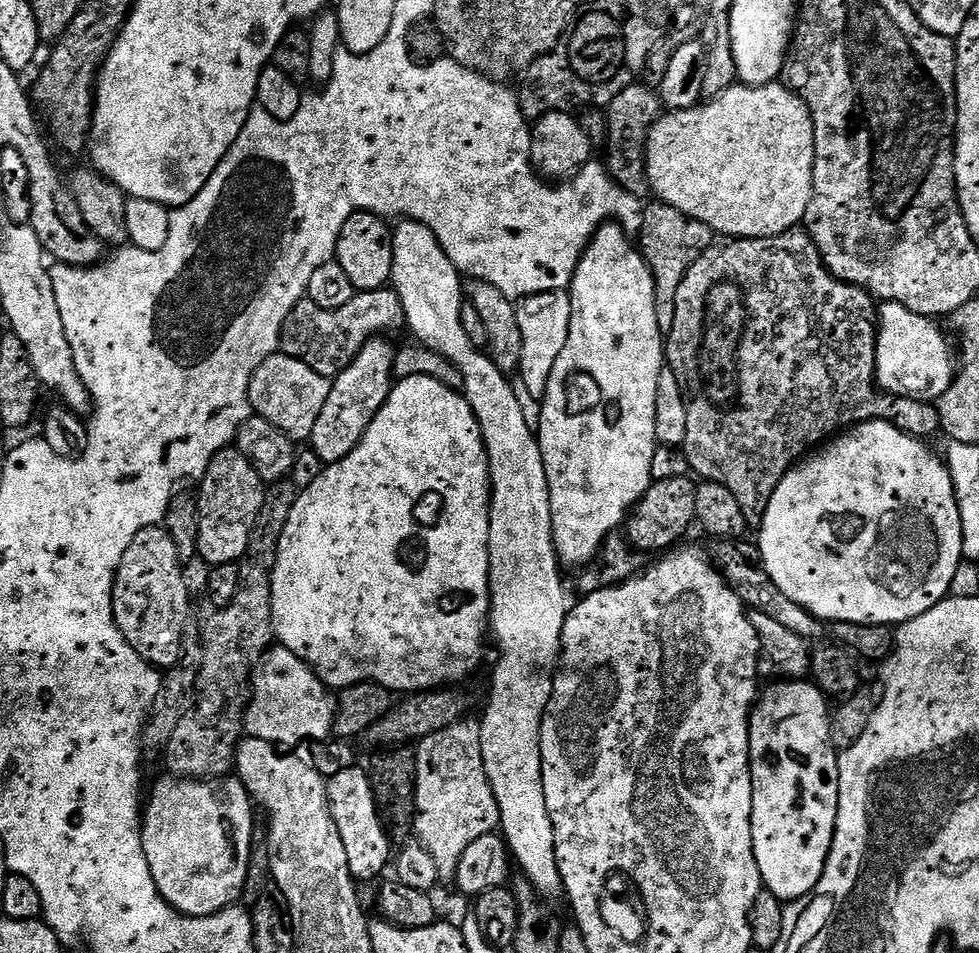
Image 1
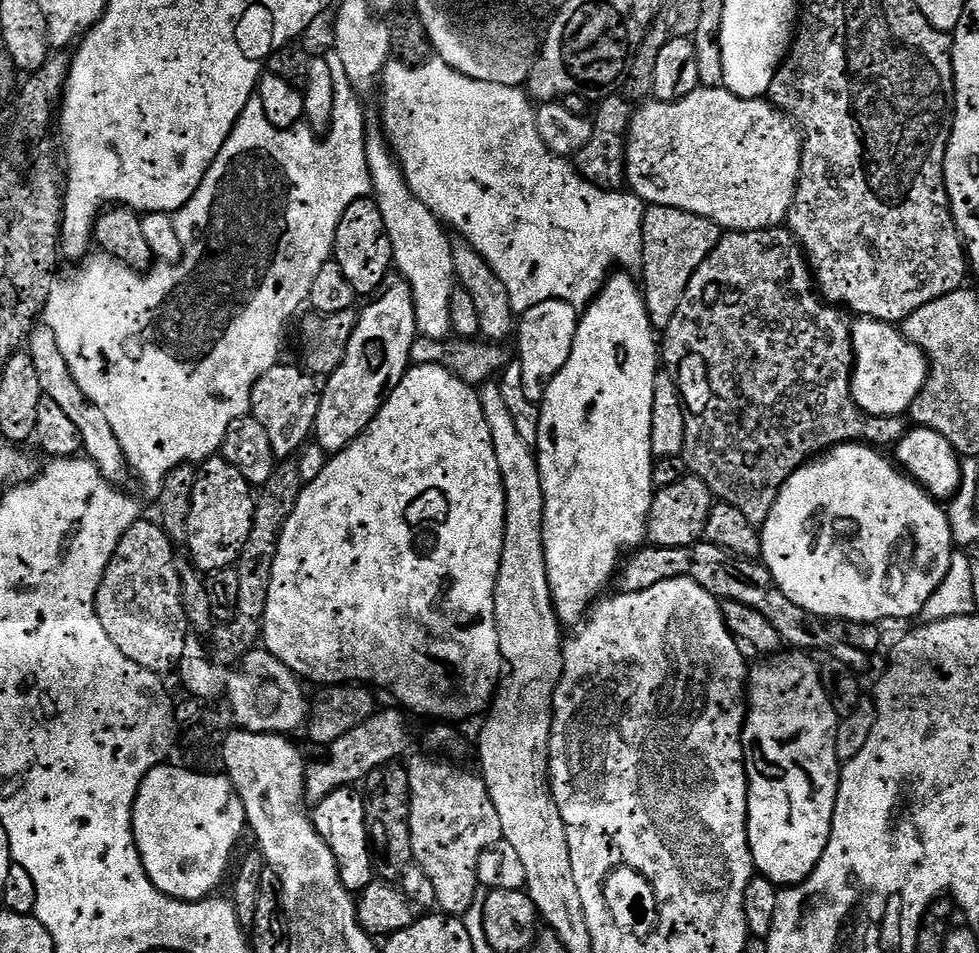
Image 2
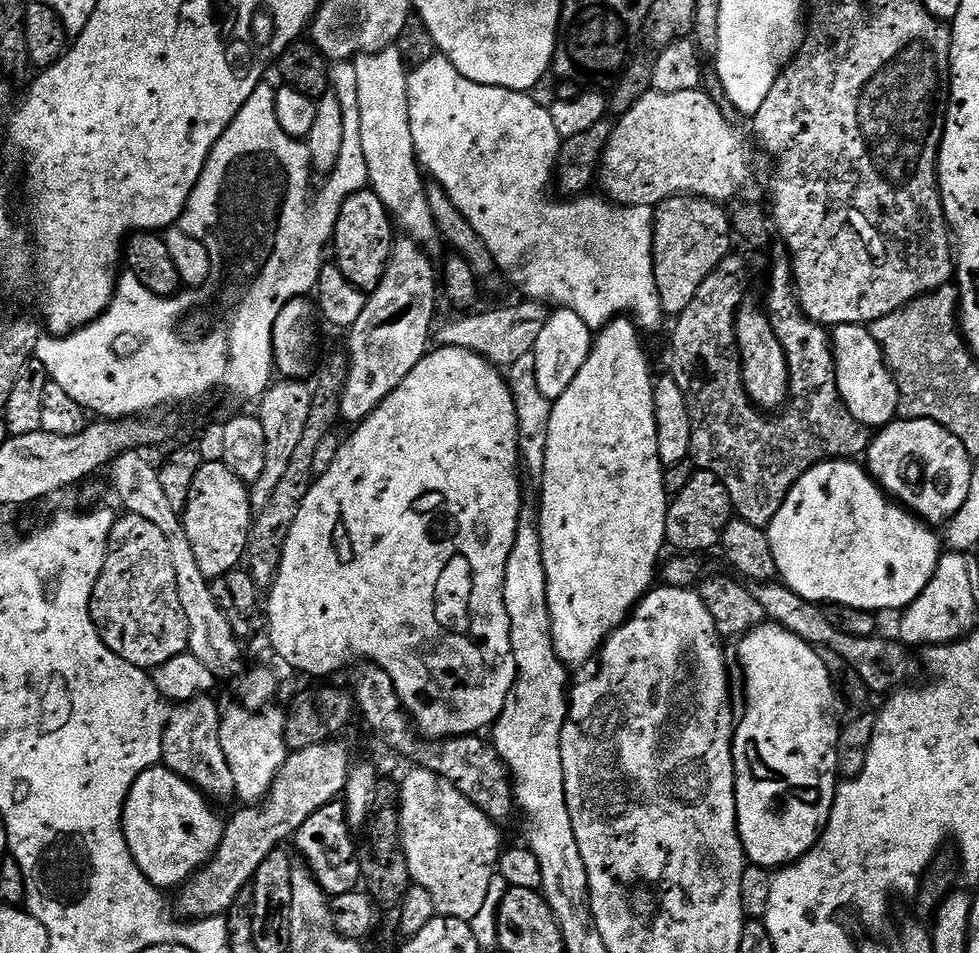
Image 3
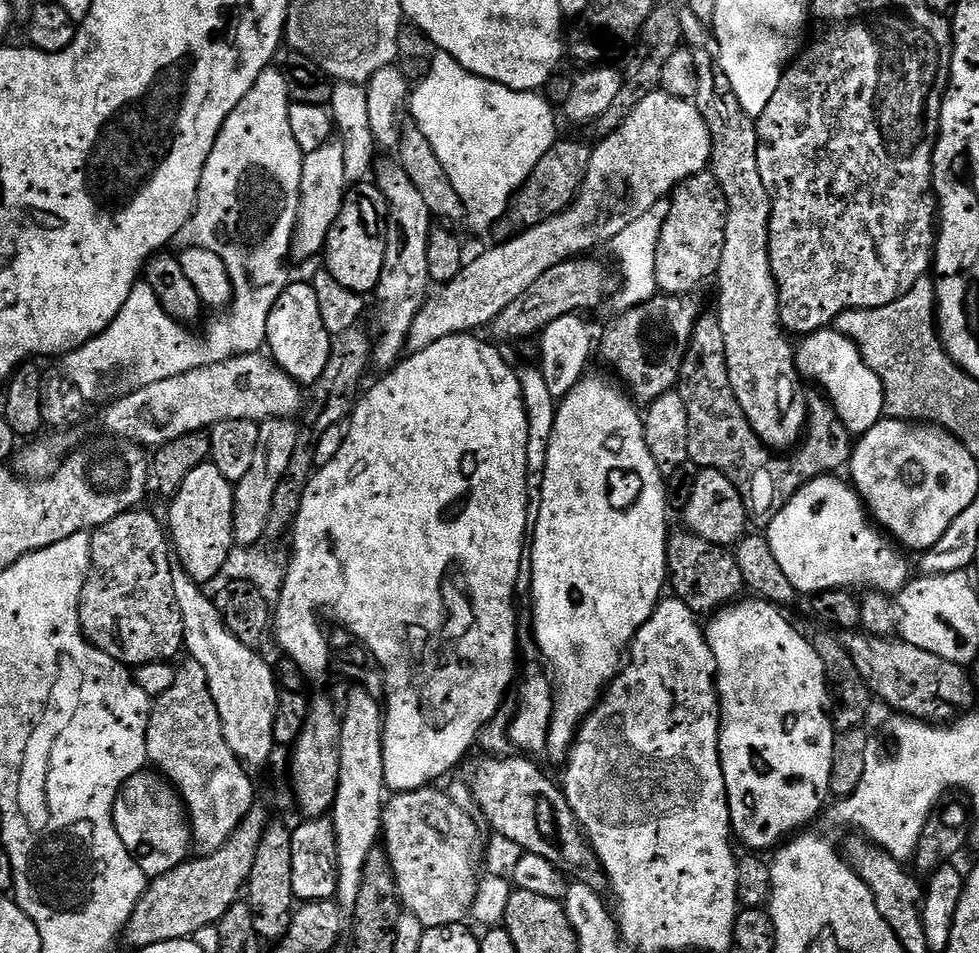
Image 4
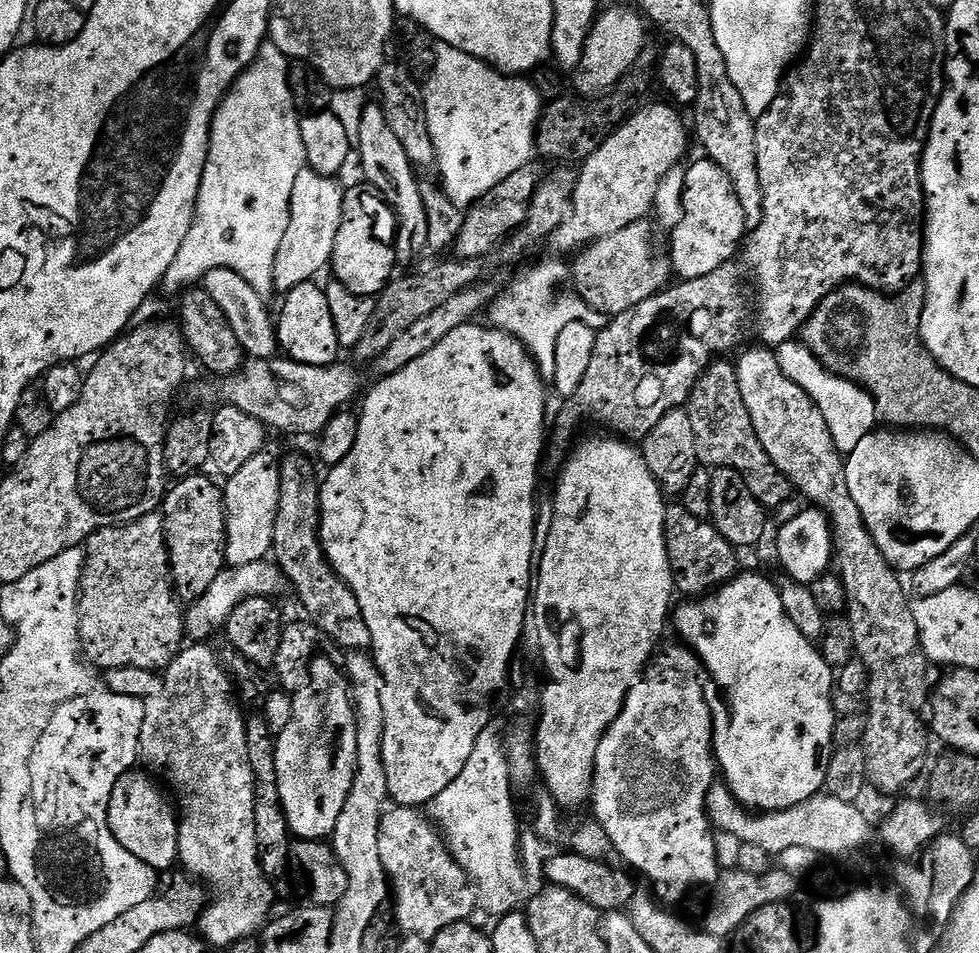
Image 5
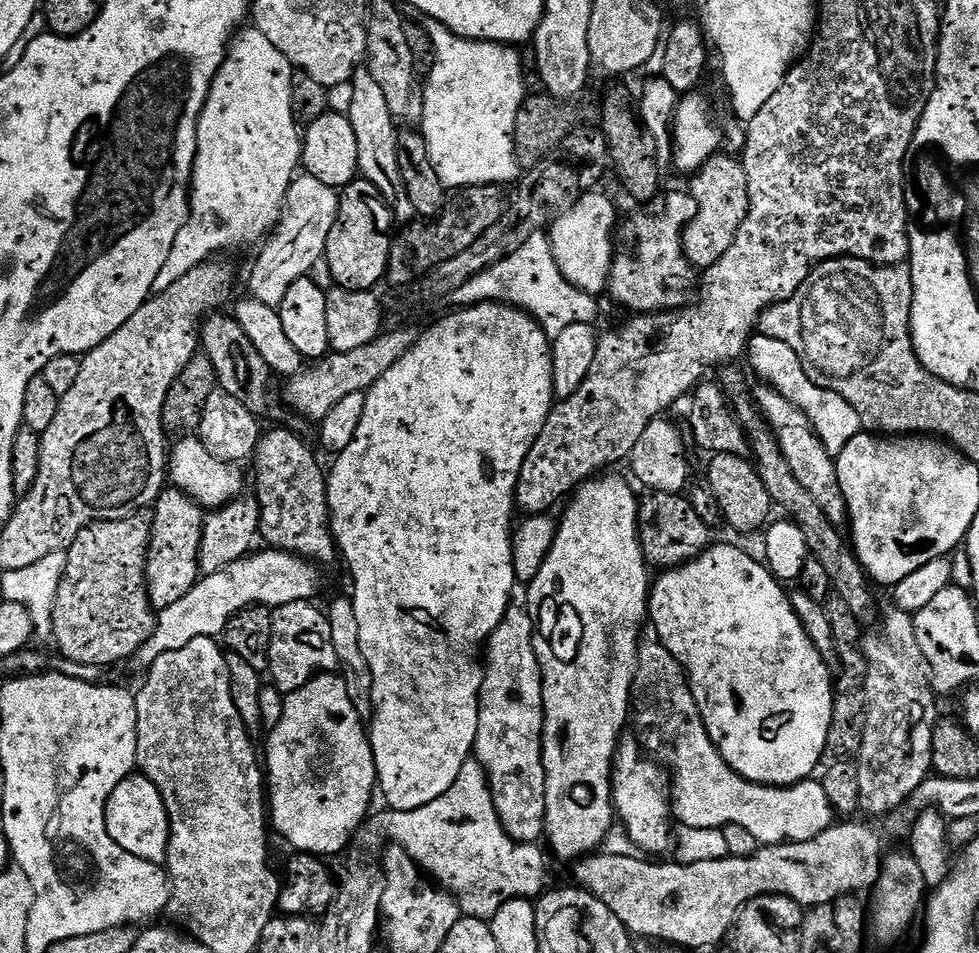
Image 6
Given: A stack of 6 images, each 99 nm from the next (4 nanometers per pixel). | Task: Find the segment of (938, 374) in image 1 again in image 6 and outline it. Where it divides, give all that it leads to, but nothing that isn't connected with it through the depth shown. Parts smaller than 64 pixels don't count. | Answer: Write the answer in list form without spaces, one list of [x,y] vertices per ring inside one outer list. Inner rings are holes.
[[[753,335],[748,341],[746,360],[752,363],[752,368],[761,376],[763,383],[772,388],[778,394],[804,412],[806,418],[812,424],[812,428],[818,434],[822,446],[833,458],[839,456],[842,450],[850,442],[850,438],[861,435],[862,425],[858,414],[838,394],[834,394],[825,388],[819,388],[814,382],[810,382],[808,369],[804,367],[804,361],[794,350],[790,350],[788,344],[778,342],[769,336]]]

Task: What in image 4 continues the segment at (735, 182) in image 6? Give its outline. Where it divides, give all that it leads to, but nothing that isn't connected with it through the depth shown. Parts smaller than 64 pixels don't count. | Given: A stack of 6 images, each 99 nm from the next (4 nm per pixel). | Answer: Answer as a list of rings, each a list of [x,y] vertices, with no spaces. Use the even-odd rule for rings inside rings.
[[[711,171],[699,172],[681,184],[670,196],[669,216],[664,219],[654,262],[656,286],[669,296],[695,293],[703,280],[711,281],[720,269],[726,234],[728,203]]]

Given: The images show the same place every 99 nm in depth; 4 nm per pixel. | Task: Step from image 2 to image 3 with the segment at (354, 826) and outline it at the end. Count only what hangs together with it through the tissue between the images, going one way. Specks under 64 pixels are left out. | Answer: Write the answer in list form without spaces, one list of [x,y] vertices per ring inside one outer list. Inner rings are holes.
[[[335,800],[321,810],[316,810],[299,827],[294,837],[294,845],[305,860],[303,863],[329,897],[335,898],[355,891],[361,881],[358,846],[354,844],[352,836],[354,834],[348,825],[347,808],[341,801]]]

